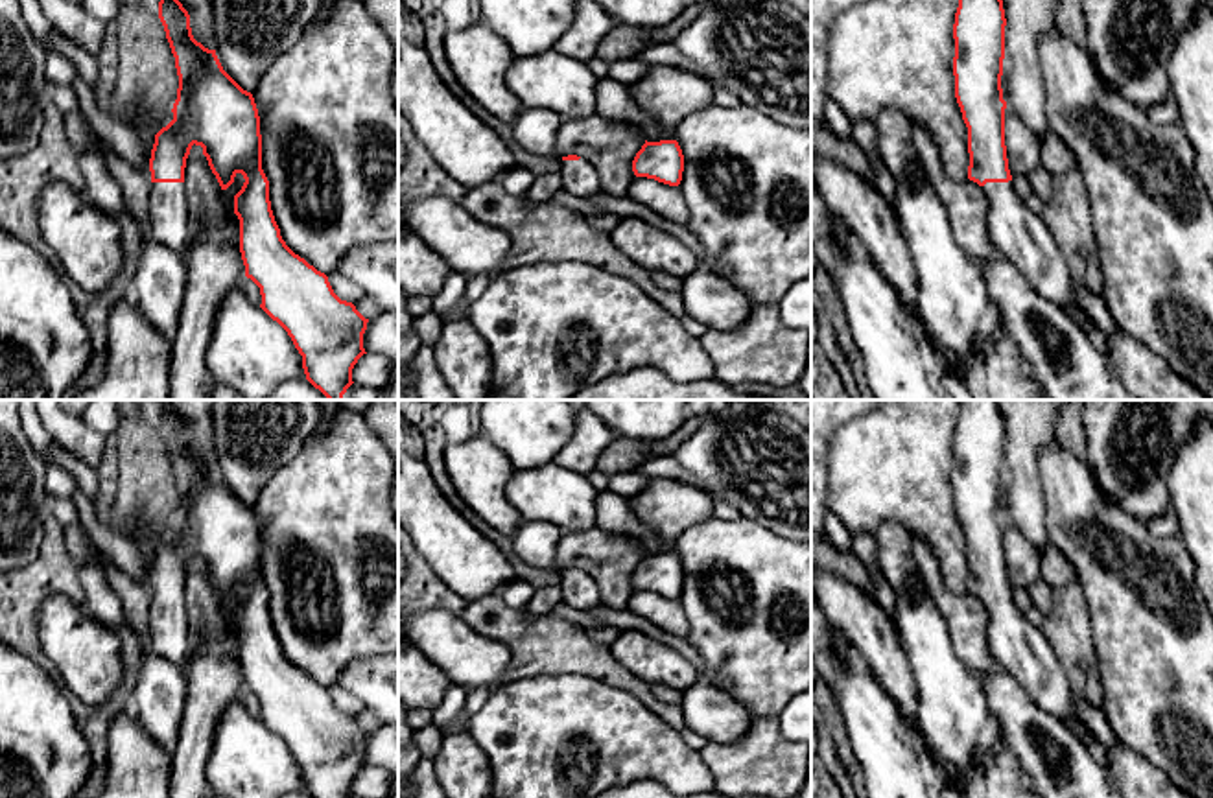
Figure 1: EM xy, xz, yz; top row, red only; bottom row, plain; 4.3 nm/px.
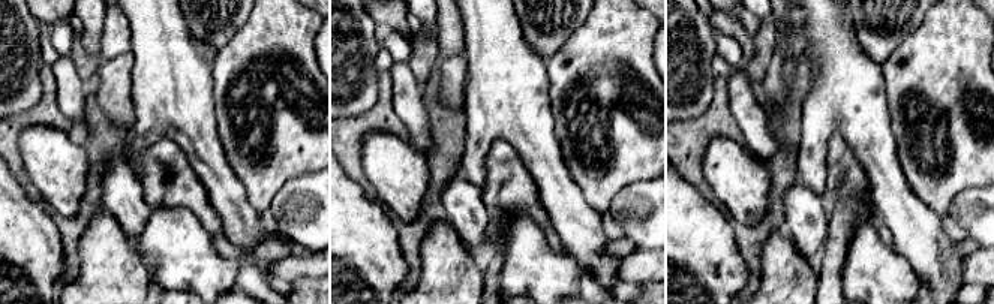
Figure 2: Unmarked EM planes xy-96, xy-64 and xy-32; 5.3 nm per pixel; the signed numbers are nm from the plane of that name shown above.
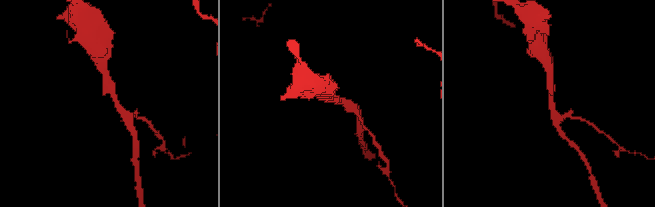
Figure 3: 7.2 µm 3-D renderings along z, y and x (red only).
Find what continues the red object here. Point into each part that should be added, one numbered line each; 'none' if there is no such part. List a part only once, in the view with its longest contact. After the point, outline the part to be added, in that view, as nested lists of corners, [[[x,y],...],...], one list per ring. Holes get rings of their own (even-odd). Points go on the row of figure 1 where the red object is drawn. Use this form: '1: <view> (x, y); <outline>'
1: xy (168, 212); [[[151,182],[147,217],[151,238],[183,256],[190,245],[184,182]]]

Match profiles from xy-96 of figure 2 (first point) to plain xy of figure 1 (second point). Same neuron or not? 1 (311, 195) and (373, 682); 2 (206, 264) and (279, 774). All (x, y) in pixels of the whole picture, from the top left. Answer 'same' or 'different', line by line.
1: same
2: same

